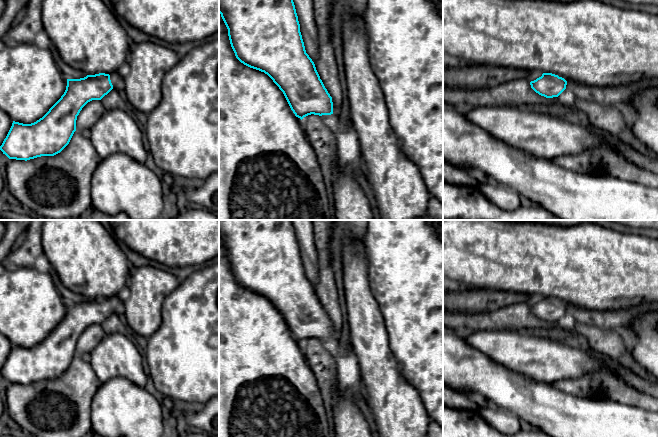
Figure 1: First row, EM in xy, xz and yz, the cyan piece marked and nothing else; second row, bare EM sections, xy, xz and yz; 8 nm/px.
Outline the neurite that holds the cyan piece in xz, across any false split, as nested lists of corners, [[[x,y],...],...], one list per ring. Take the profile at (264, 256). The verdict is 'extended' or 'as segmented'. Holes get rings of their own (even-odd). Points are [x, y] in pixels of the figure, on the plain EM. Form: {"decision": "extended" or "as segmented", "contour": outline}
{"decision": "as segmented", "contour": [[[219,220],[219,237],[228,253],[236,282],[244,289],[267,298],[283,316],[296,341],[302,344],[311,338],[333,338],[332,321],[306,277],[292,220]]]}

